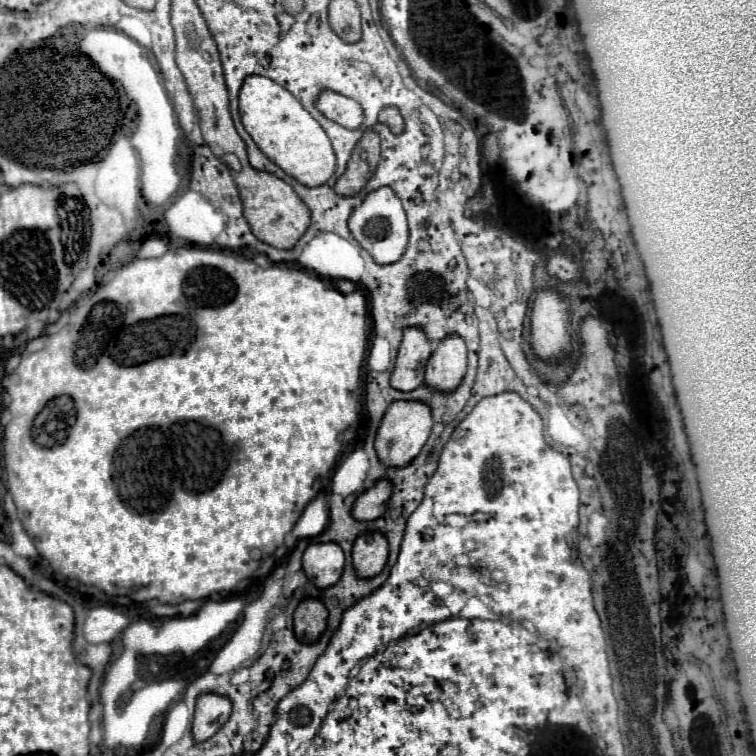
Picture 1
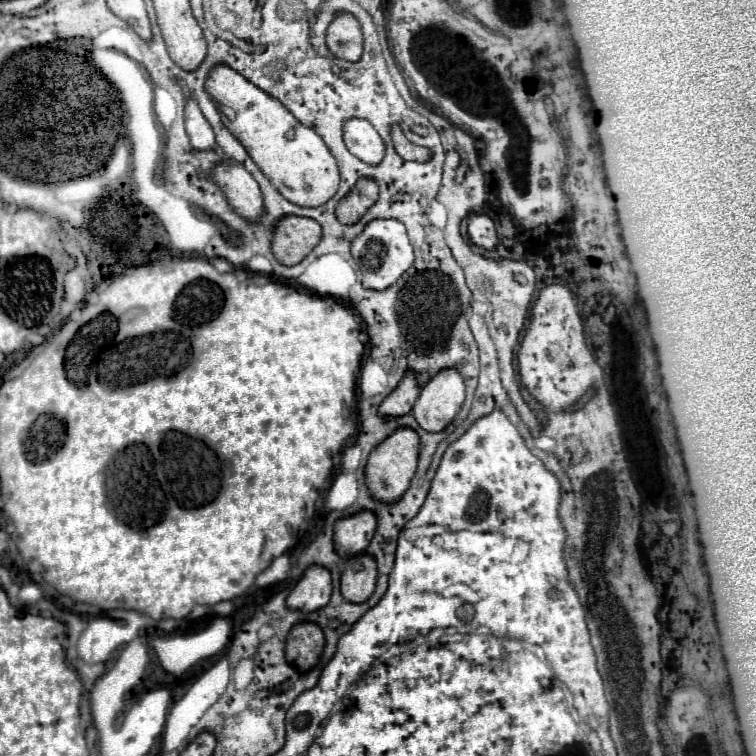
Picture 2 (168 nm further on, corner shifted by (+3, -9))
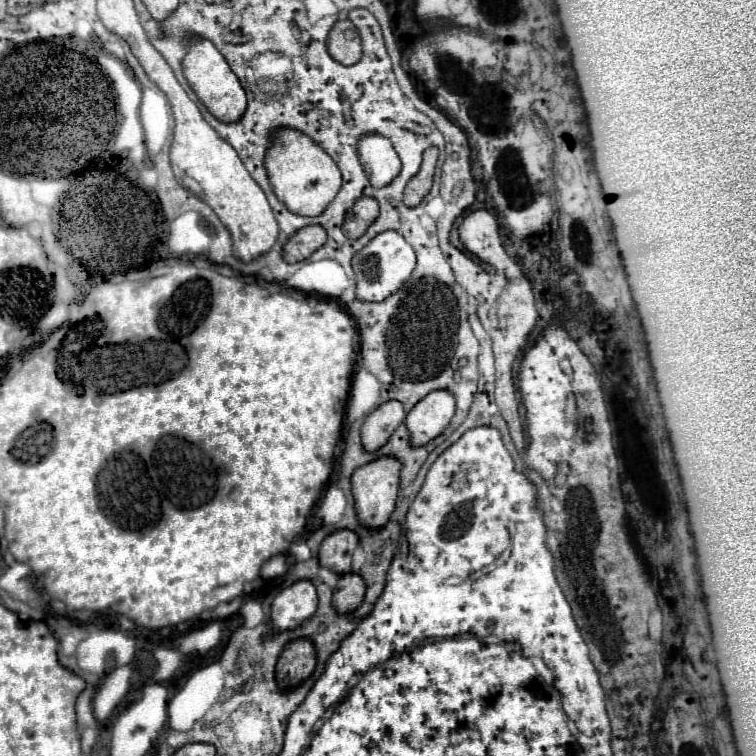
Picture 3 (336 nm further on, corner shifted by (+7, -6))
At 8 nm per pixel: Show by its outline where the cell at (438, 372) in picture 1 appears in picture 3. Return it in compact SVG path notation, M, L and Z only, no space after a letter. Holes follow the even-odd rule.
M438 389L422 397L412 411L406 413L406 427L410 439L416 445L424 445L438 437L450 423L456 409L454 395L446 389Z

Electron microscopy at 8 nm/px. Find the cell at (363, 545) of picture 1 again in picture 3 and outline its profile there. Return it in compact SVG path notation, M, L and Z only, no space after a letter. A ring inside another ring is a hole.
M344 573L338 579L338 587L334 589L334 599L332 605L336 607L338 613L350 613L354 611L366 593L366 583L362 575L358 573Z

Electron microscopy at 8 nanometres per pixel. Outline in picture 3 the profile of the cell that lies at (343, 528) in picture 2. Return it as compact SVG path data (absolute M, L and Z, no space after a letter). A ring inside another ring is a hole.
M338 529L330 533L320 545L320 565L330 567L338 575L350 571L350 559L358 547L358 535L352 529Z

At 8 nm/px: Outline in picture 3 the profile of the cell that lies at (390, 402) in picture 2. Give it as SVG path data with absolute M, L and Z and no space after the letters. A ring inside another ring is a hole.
M396 399L382 403L378 409L374 409L364 425L362 425L362 443L366 451L376 451L382 447L388 437L394 433L394 429L404 421L406 411L404 405Z

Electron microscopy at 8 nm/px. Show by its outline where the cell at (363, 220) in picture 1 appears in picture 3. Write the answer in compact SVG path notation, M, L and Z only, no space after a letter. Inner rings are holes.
M394 229L378 233L364 249L360 249L352 259L352 269L356 273L356 297L362 301L380 301L396 293L408 279L416 265L416 255L412 245Z

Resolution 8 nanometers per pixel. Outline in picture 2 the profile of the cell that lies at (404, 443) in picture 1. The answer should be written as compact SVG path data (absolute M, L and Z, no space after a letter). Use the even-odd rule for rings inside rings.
M398 428L390 438L386 438L378 448L372 450L366 470L364 470L364 480L368 486L368 492L374 500L394 504L402 498L402 494L408 490L410 480L416 472L416 462L418 462L418 434L410 428Z

